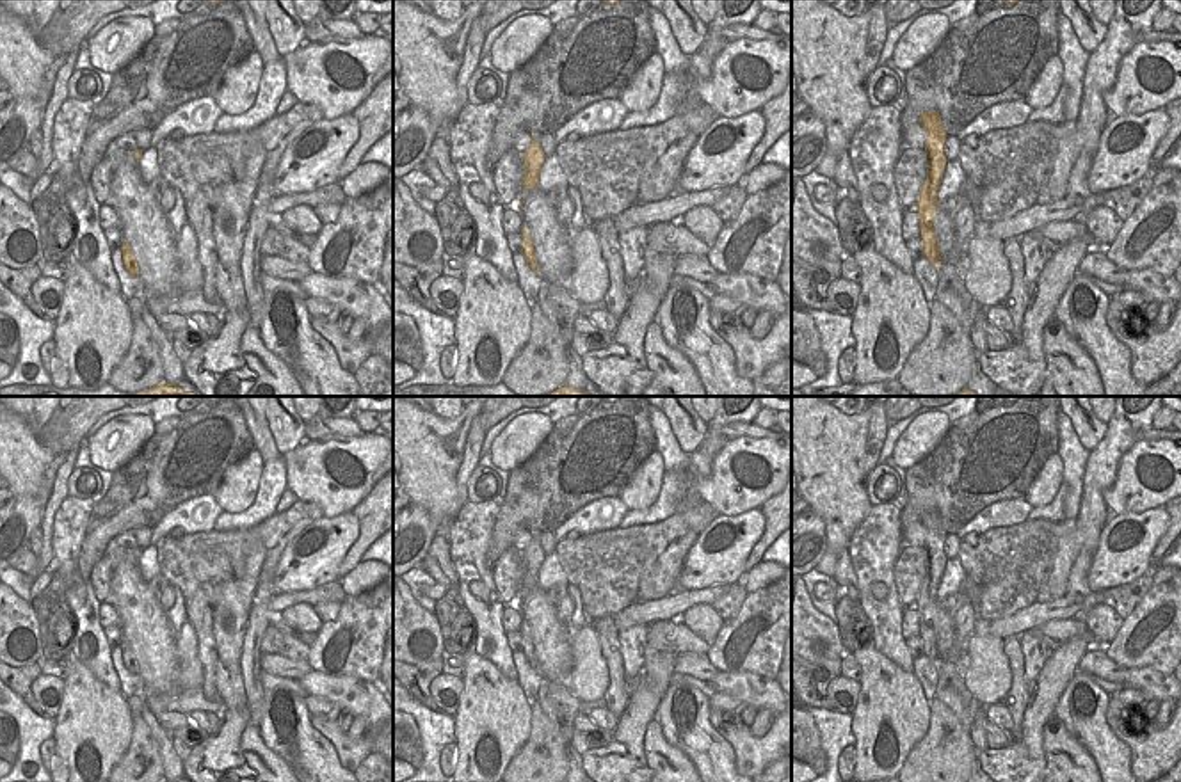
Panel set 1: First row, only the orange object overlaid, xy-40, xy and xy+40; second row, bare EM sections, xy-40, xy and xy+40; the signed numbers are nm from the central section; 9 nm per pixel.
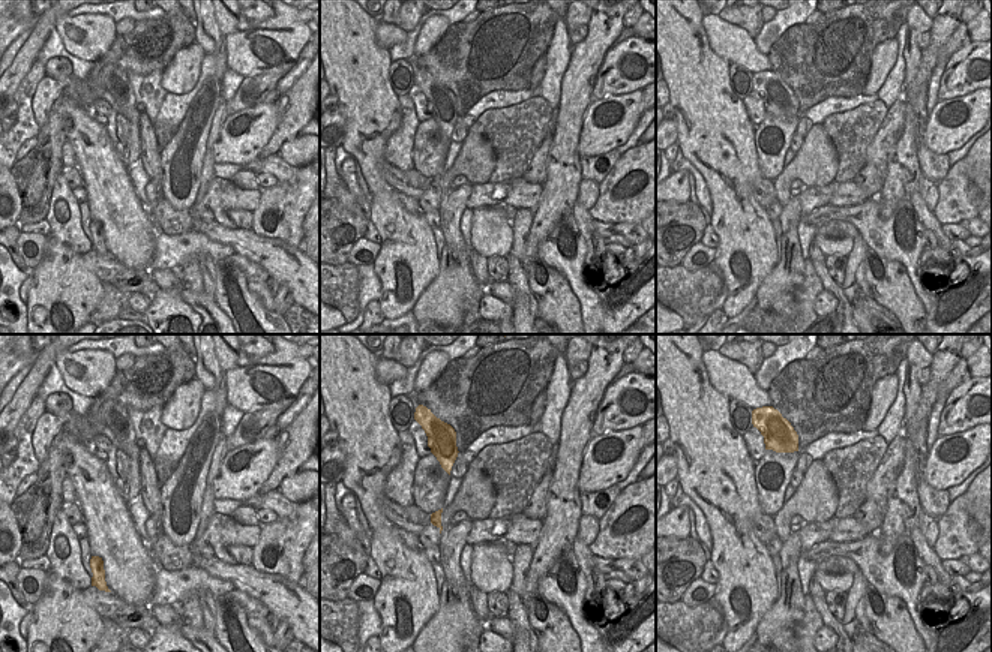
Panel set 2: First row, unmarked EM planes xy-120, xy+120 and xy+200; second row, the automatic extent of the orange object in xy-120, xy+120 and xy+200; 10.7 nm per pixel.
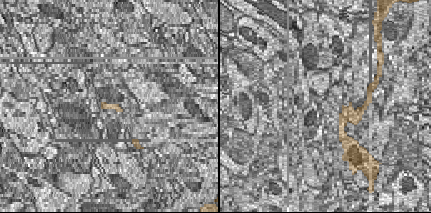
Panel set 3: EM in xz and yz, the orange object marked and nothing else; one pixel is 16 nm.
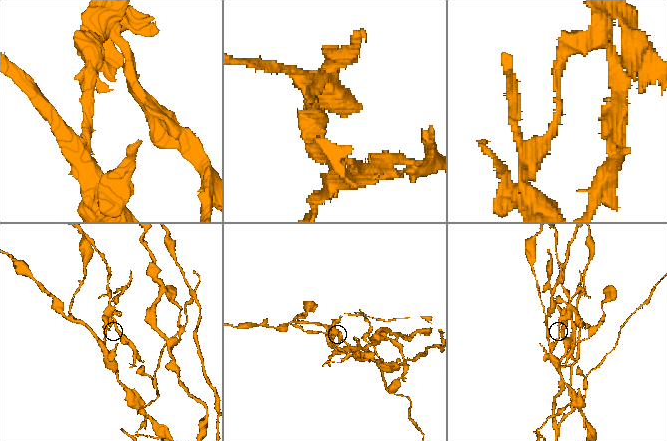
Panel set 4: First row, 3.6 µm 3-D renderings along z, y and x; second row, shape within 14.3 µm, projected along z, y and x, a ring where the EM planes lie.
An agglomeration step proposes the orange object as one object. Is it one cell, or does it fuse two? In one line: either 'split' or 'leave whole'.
split

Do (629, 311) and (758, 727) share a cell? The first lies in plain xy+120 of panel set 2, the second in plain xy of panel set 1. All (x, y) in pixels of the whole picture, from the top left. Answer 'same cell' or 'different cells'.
different cells

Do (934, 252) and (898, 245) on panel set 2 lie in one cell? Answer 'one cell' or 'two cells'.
two cells

